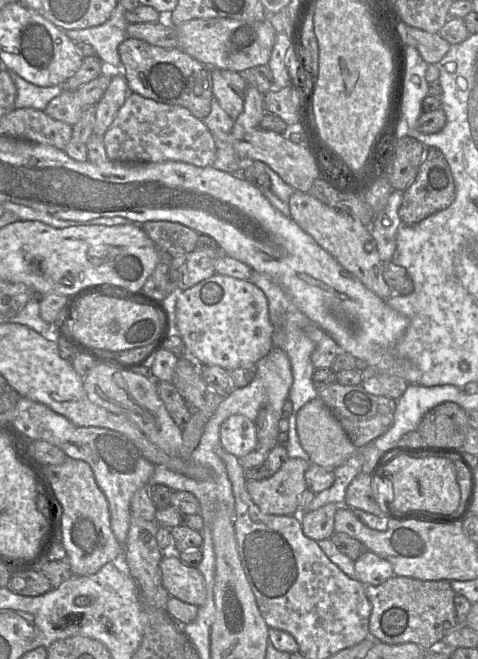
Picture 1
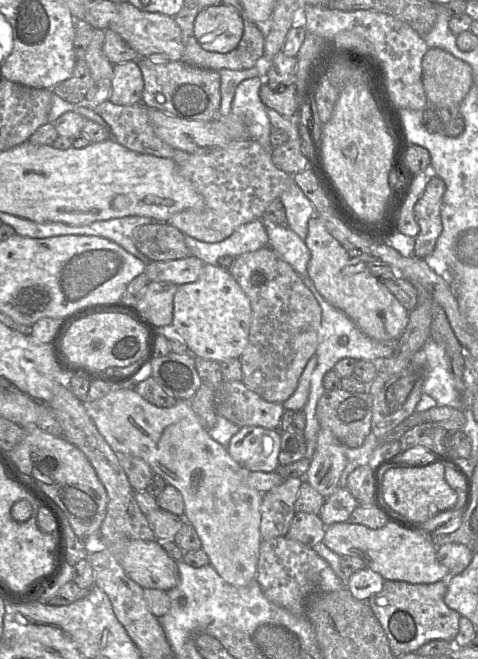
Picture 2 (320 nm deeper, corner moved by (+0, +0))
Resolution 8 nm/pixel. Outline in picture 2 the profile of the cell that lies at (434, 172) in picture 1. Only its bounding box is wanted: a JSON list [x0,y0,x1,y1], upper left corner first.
[413,175,446,258]

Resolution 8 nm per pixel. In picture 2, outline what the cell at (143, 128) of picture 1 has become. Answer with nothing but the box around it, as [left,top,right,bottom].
[93,99,175,159]

